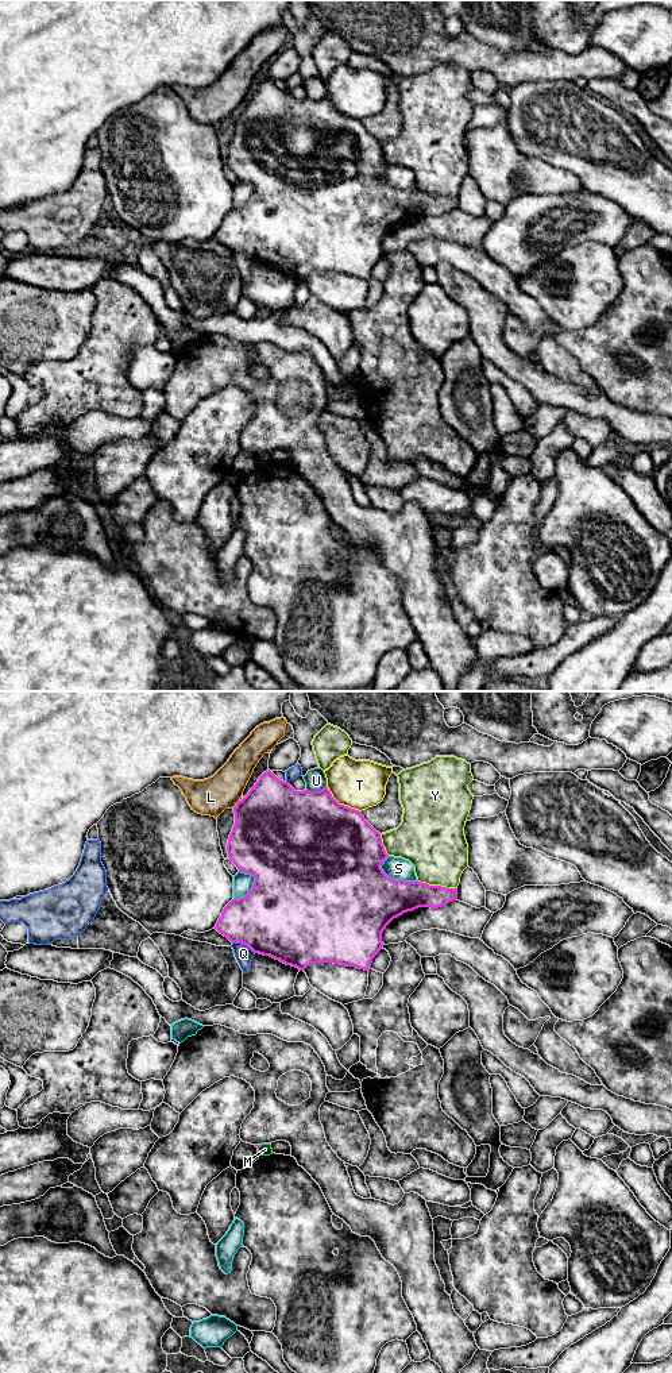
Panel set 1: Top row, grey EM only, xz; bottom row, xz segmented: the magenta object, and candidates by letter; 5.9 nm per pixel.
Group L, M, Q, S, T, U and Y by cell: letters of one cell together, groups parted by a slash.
L / M / Q / S / T / U / Y

